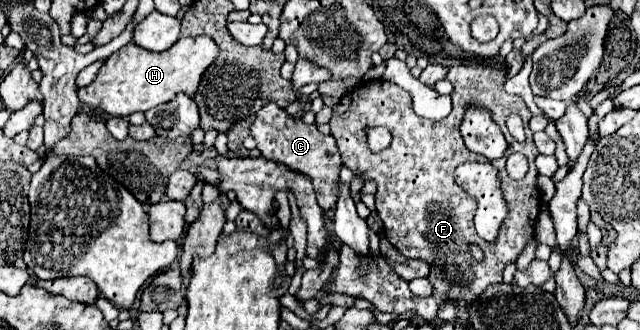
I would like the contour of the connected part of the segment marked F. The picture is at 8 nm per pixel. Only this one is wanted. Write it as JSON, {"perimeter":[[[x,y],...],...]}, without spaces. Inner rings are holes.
{"perimeter":[[[484,64],[459,65],[449,69],[446,79],[454,85],[454,90],[451,95],[452,113],[444,121],[430,121],[430,119],[418,117],[414,113],[414,109],[412,109],[412,97],[410,97],[410,93],[406,89],[402,89],[396,83],[390,83],[386,79],[374,79],[374,81],[362,83],[352,93],[348,93],[348,95],[344,95],[340,99],[340,103],[334,107],[334,115],[330,119],[330,135],[336,139],[342,163],[346,167],[350,167],[354,173],[362,173],[364,179],[374,179],[376,181],[376,185],[378,185],[378,191],[374,195],[376,197],[376,211],[378,211],[378,215],[382,219],[386,237],[392,243],[392,247],[396,251],[400,251],[402,255],[406,255],[406,257],[428,259],[428,261],[434,263],[434,269],[428,275],[428,279],[434,285],[434,297],[436,299],[442,299],[442,295],[446,295],[446,291],[450,291],[450,295],[454,295],[454,299],[458,299],[458,303],[470,303],[470,301],[478,299],[478,295],[482,295],[482,291],[490,283],[502,283],[502,269],[508,263],[518,259],[518,255],[522,253],[524,245],[534,235],[534,223],[536,223],[538,209],[540,209],[540,191],[538,191],[538,185],[536,185],[538,171],[536,171],[536,165],[534,165],[534,159],[538,157],[538,149],[534,147],[532,131],[530,131],[529,127],[530,115],[532,115],[530,109],[528,109],[522,97],[518,97],[518,95],[510,95],[508,97],[508,93],[504,91],[504,81],[506,81],[506,71],[504,69],[496,69],[496,67]],[[468,103],[478,103],[478,105],[486,107],[488,111],[492,111],[494,121],[502,127],[502,133],[504,133],[504,137],[508,141],[506,153],[498,161],[492,161],[500,169],[502,191],[506,195],[506,201],[510,203],[510,215],[508,215],[506,223],[502,225],[498,243],[486,243],[484,239],[478,237],[478,233],[474,231],[474,225],[472,225],[472,217],[474,217],[474,209],[476,209],[474,197],[470,197],[464,189],[460,189],[456,185],[456,181],[454,181],[454,169],[460,163],[466,163],[466,161],[484,161],[486,163],[486,157],[476,155],[476,153],[466,149],[466,145],[462,143],[460,131],[458,131],[458,127],[462,123],[462,111],[466,109]],[[510,113],[518,113],[524,120],[526,134],[524,143],[518,143],[516,139],[512,139],[512,135],[508,133],[508,129],[504,125],[504,121],[506,121],[506,117]],[[378,125],[386,127],[392,133],[392,143],[384,151],[372,153],[368,149],[368,145],[366,145],[366,131],[370,127],[378,127]],[[514,151],[522,151],[528,157],[528,173],[520,181],[510,179],[508,173],[506,173],[506,159]],[[470,241],[478,243],[480,249],[484,251],[482,263],[476,263],[470,257],[470,253],[468,253],[468,243]]]}

